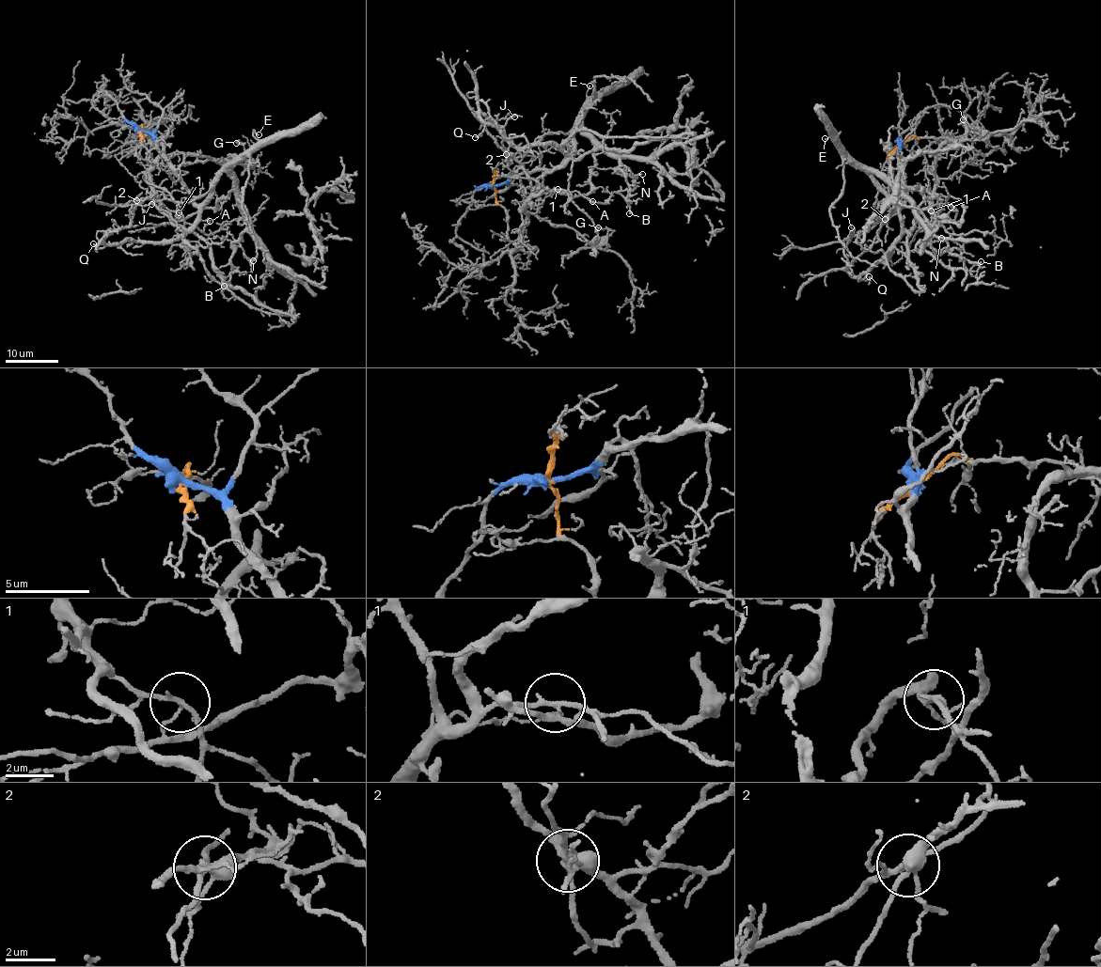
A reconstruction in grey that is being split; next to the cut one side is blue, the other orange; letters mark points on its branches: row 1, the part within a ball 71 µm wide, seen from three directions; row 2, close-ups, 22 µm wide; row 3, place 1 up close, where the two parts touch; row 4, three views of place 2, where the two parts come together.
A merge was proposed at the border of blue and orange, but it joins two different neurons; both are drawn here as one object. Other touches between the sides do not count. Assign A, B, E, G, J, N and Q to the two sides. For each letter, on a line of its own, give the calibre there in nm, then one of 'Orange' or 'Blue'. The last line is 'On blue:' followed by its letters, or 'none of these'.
A: Thickness 150 nm. Orange
B: Thickness 130 nm. Blue
E: Thickness 110 nm. Blue
G: Thickness 190 nm. Orange
J: Thickness 100 nm. Orange
N: Thickness 120 nm. Blue
Q: Thickness 150 nm. Blue
On blue: B, E, N, Q

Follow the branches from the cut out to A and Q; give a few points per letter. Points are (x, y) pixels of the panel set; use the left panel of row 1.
A: (139, 130), (142, 125), (148, 132), (140, 141), (163, 149), (150, 173), (151, 192), (202, 230), (211, 221)
Q: (139, 130), (152, 135), (157, 151), (197, 209), (197, 219), (173, 240), (124, 239), (101, 248), (93, 243)

